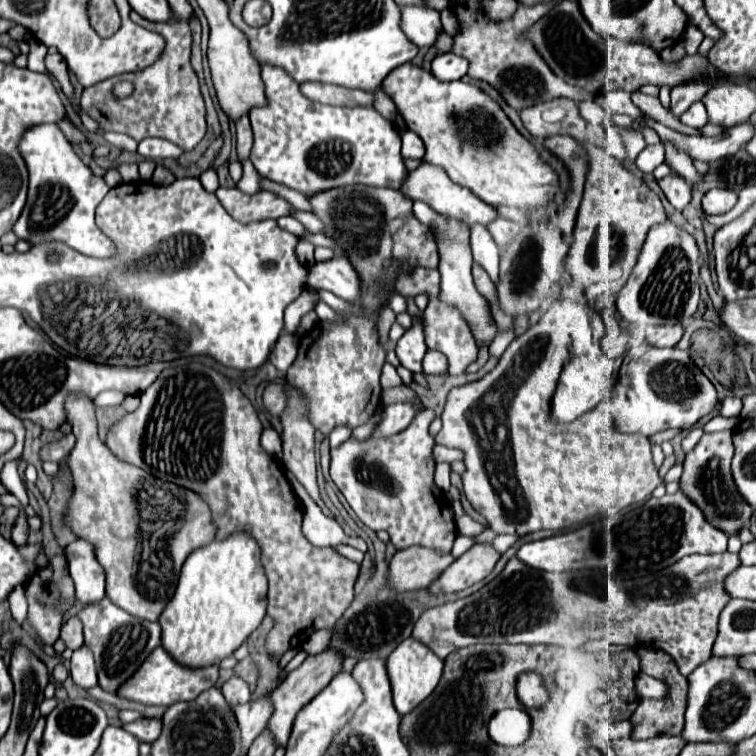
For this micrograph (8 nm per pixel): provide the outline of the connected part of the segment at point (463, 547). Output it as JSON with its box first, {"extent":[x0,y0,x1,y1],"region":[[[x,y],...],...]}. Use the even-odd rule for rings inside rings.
{"extent":[452,535,474,559],"region":[[[458,535],[458,537],[456,537],[456,541],[454,541],[452,557],[454,557],[454,559],[458,559],[458,557],[460,557],[464,551],[468,551],[472,545],[474,545],[472,537],[464,537],[464,535]]]}

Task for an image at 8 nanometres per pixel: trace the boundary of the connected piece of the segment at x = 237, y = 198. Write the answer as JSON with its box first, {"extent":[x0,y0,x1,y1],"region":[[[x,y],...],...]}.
{"extent":[216,187,296,223],"region":[[[220,187],[216,191],[216,197],[222,203],[222,207],[236,221],[242,221],[242,223],[290,217],[296,211],[286,199],[278,197],[272,191],[260,191],[256,195],[246,195],[238,187],[234,187],[234,189]]]}

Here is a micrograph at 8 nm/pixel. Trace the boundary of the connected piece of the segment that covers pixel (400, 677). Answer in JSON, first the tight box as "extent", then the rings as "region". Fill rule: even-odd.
{"extent":[386,637,444,715],"region":[[[408,637],[404,639],[396,651],[386,659],[386,671],[390,673],[390,685],[392,685],[392,695],[394,695],[394,707],[400,715],[410,713],[418,703],[422,703],[422,699],[426,699],[434,687],[438,685],[440,677],[442,677],[442,669],[444,669],[444,661],[434,655],[426,645],[422,645],[420,641]]]}

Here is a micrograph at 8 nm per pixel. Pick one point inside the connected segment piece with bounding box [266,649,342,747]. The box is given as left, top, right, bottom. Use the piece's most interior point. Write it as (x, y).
(301, 686)

